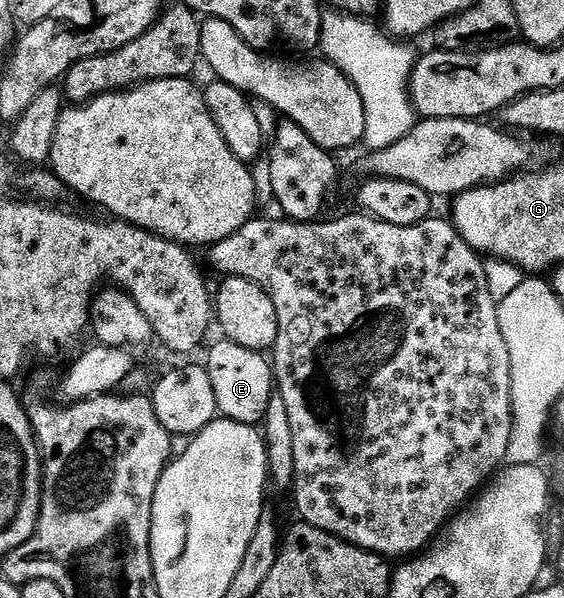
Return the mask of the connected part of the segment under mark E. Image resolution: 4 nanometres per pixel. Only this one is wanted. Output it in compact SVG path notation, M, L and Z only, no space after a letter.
M219 338L209 348L206 349L208 352L205 367L209 382L213 382L213 394L217 394L218 415L233 422L262 425L269 410L269 402L277 392L272 361L264 353L237 346L237 342L226 338Z

